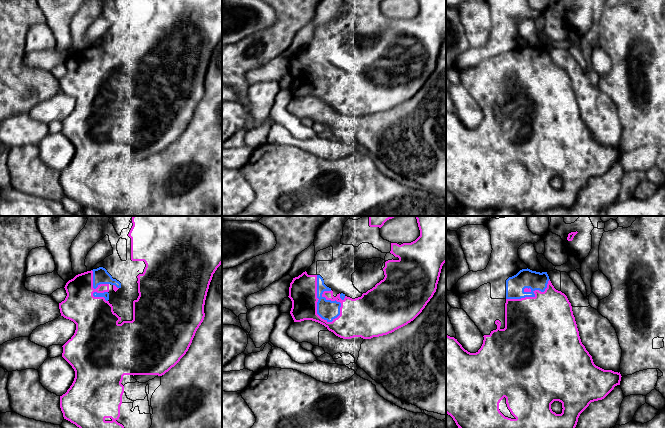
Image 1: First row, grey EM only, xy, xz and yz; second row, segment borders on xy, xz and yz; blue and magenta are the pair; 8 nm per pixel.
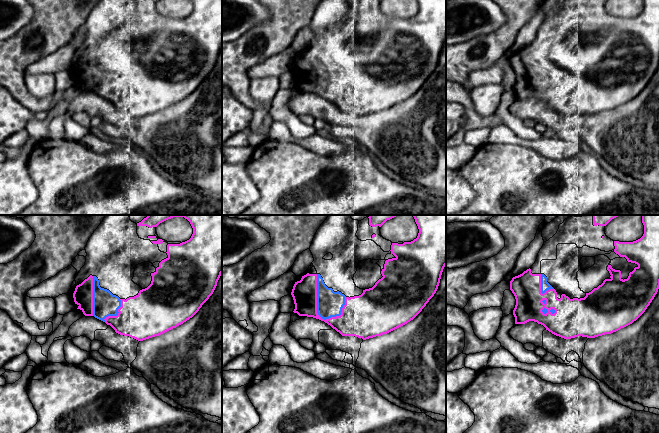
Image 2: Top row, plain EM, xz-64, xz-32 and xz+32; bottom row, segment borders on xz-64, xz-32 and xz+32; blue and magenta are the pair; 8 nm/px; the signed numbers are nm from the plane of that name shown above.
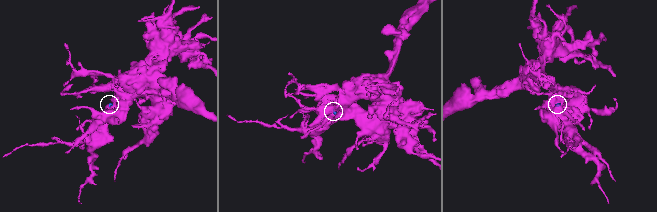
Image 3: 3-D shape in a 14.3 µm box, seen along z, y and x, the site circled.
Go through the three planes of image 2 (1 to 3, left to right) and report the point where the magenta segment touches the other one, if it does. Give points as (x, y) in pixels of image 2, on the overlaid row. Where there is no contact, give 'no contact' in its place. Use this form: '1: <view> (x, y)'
1: xz-64 (93, 296)
2: xz-32 (317, 305)
3: xz+32 (541, 284)

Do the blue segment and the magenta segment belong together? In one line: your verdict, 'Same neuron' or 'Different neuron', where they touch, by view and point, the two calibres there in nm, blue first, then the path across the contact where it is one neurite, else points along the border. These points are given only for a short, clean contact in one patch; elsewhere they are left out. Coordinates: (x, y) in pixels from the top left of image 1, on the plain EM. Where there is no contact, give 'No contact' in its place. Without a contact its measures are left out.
Same neuron. Touches blue at xz (318, 77). Thickness 160 nm (blue) against 220 nm. Path across: xz (328, 86), (318, 77), (303, 65)

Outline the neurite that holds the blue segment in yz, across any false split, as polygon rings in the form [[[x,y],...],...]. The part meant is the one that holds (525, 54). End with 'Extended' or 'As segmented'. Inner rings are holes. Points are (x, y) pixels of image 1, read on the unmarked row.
[[[527,44],[520,46],[516,51],[509,53],[506,56],[505,75],[491,74],[490,59],[484,60],[476,66],[460,70],[459,75],[461,85],[467,89],[484,113],[481,124],[476,129],[470,129],[462,123],[457,115],[446,111],[446,189],[453,194],[458,204],[464,208],[472,208],[476,210],[492,208],[495,211],[511,208],[518,213],[524,210],[536,213],[554,207],[572,208],[577,201],[580,190],[591,178],[604,175],[615,162],[620,161],[622,153],[620,148],[604,146],[594,140],[592,132],[581,118],[571,79],[564,69],[554,64],[547,48],[540,49]],[[554,177],[562,179],[563,185],[561,190],[556,190],[552,187],[551,180]]]. Extended

